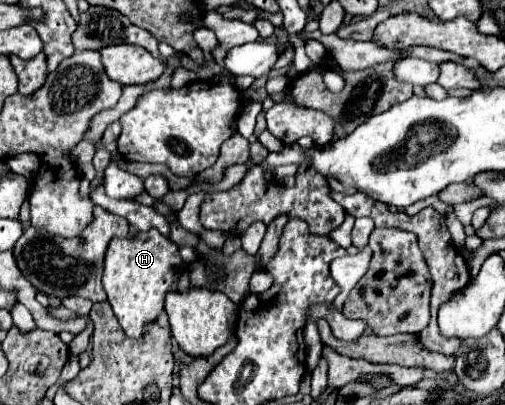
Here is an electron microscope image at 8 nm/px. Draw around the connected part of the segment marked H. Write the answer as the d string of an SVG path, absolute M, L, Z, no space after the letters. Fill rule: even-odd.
M151 229L147 233L137 233L133 239L113 239L105 255L103 289L107 299L123 327L123 331L139 339L145 333L145 325L155 323L165 309L165 295L177 291L177 277L183 271L185 261L179 255L179 247Z

